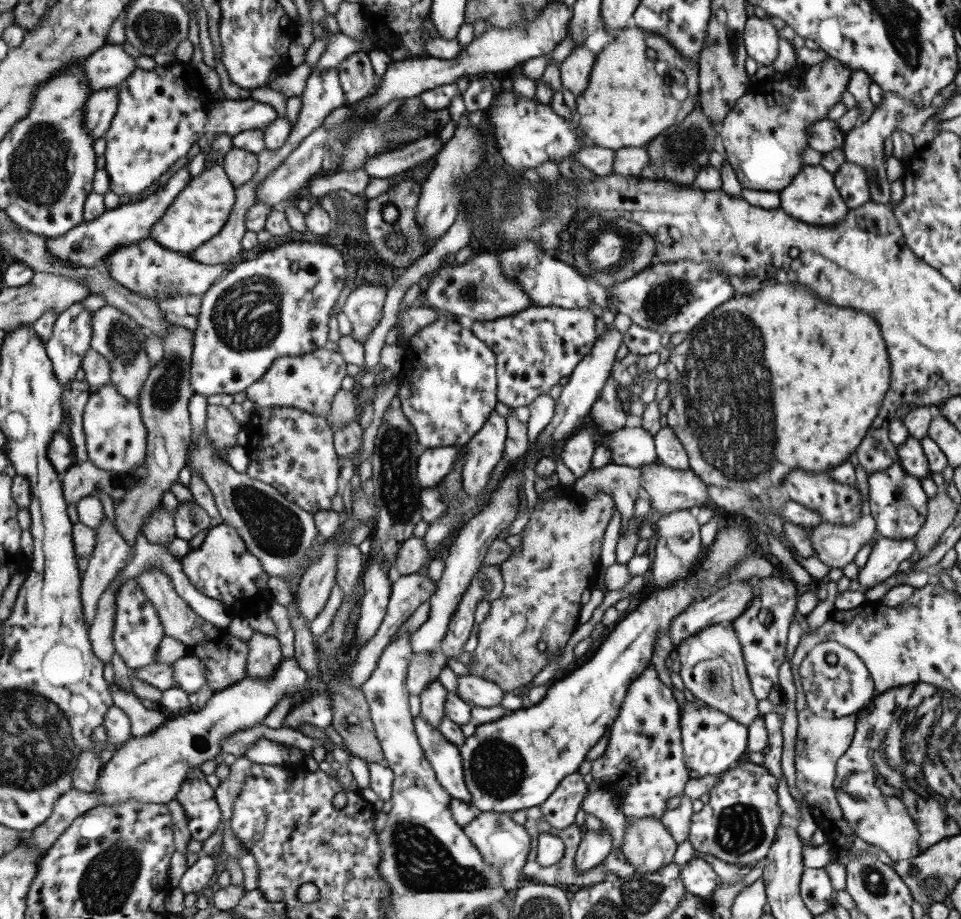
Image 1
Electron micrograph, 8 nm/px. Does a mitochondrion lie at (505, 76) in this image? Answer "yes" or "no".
no

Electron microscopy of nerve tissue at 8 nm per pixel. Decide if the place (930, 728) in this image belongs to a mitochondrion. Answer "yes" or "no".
yes

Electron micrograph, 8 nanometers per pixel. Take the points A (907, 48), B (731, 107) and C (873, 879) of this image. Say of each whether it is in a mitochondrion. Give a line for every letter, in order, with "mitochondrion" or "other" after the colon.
A: mitochondrion
B: other
C: mitochondrion

